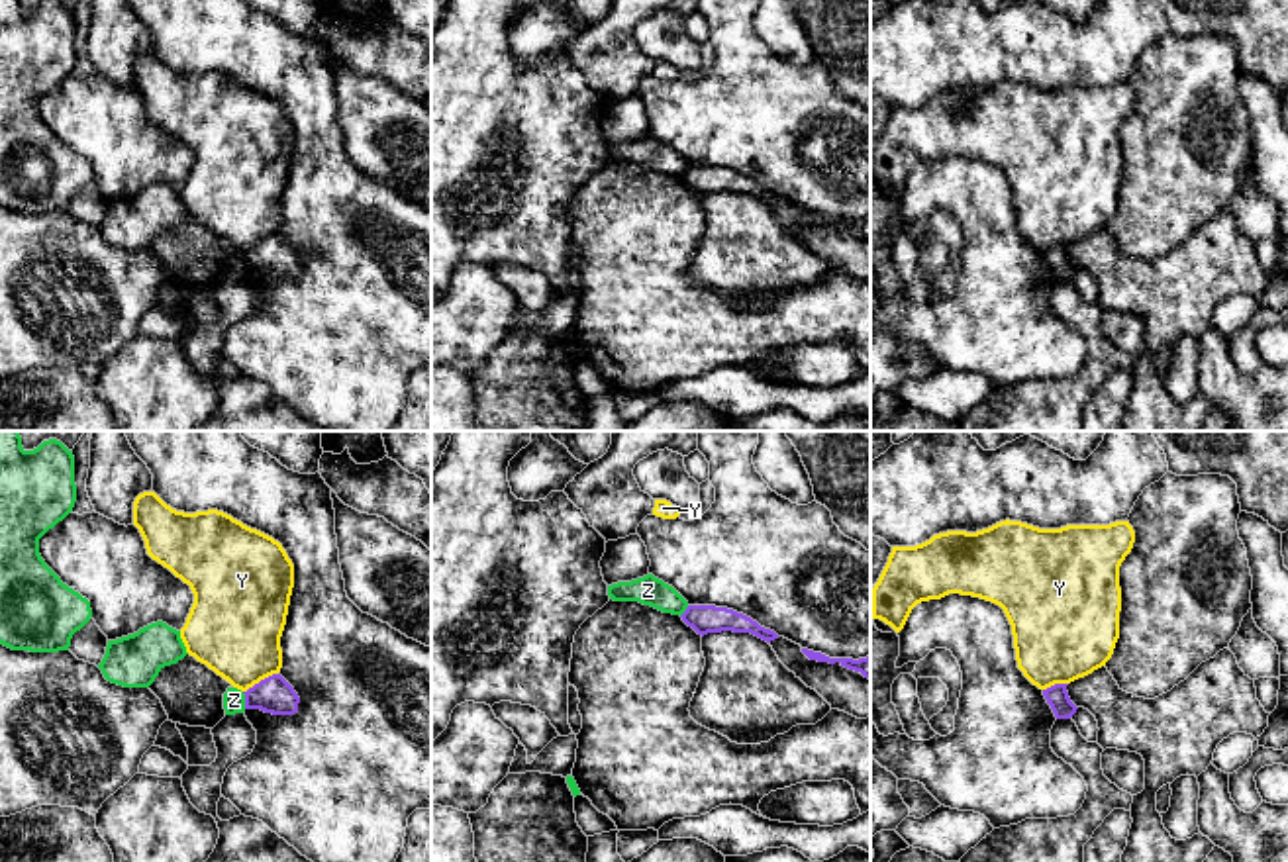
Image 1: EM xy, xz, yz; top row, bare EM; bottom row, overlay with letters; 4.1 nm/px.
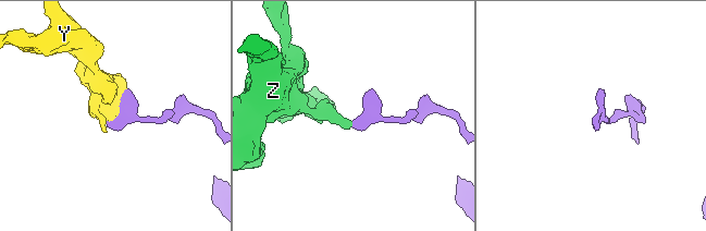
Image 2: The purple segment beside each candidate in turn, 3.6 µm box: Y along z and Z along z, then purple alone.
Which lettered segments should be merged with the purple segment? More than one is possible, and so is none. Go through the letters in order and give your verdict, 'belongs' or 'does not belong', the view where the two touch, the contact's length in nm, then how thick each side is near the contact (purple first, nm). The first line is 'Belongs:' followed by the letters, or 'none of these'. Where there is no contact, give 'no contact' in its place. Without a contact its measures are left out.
Belongs: none of these
Y: does not belong | xy | 170 nm | 150/380 nm
Z: does not belong | xy | 70 nm | 150/100 nm

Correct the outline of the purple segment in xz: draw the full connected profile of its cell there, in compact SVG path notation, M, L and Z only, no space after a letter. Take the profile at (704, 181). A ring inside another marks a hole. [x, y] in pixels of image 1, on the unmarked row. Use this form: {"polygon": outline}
{"polygon": "M688 167L680 178L688 188L692 188L702 198L708 194L733 192L751 194L767 204L778 200L774 192L765 190L751 178L727 168Z"}

